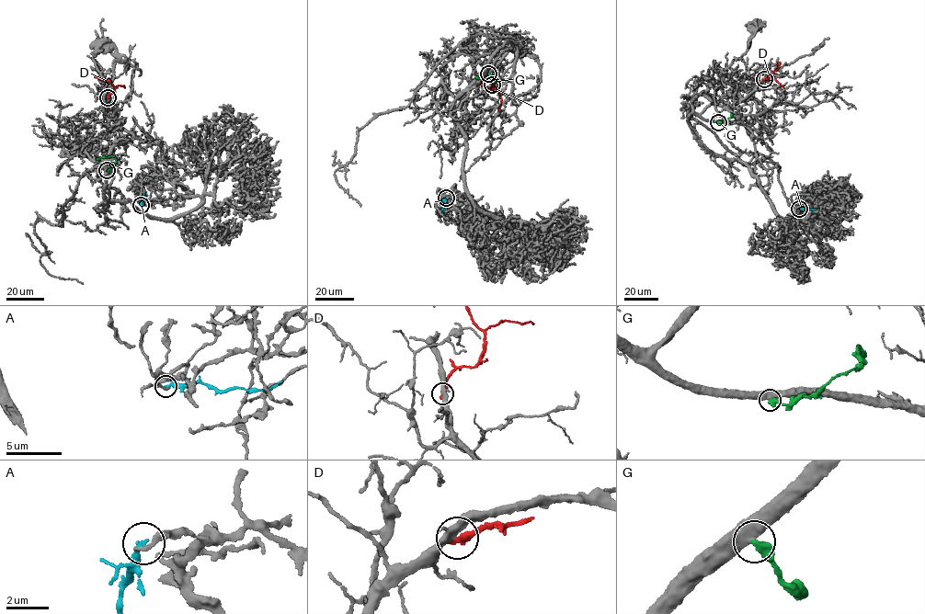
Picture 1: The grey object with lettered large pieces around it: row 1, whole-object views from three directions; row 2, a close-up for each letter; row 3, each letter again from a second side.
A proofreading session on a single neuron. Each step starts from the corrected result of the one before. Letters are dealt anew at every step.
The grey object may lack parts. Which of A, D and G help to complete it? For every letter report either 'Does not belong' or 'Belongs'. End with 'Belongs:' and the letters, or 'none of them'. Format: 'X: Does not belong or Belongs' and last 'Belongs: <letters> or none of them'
A: Does not belong
D: Does not belong
G: Does not belong
Belongs: none of them

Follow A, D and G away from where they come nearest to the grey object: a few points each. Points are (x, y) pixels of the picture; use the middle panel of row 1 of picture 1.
A: (446, 198), (444, 213)
D: (492, 85), (498, 90), (487, 89), (481, 84)
G: (488, 73), (496, 81), (484, 81), (475, 76)

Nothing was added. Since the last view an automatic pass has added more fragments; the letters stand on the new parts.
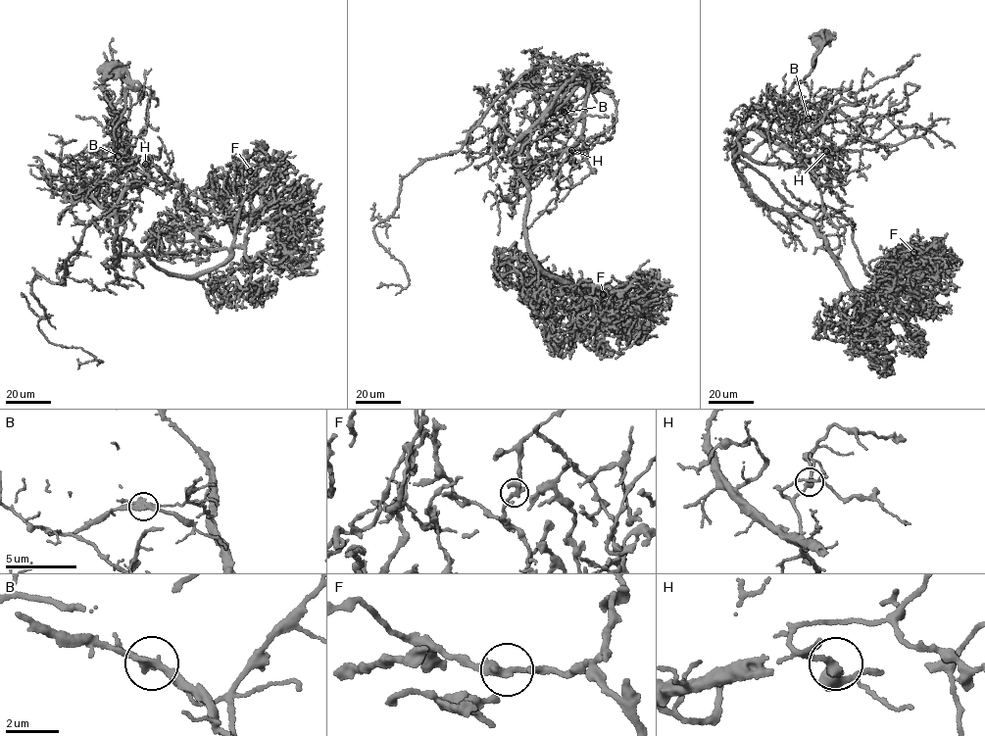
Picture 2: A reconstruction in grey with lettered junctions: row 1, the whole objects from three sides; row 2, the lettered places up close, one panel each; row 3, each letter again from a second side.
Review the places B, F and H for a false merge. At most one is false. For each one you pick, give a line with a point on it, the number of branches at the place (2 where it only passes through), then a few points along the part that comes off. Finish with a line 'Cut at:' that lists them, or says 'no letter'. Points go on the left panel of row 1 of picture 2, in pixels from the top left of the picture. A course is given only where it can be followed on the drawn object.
B: (118, 156) | 2 | (118, 156), (130, 162)
Cut at: B

